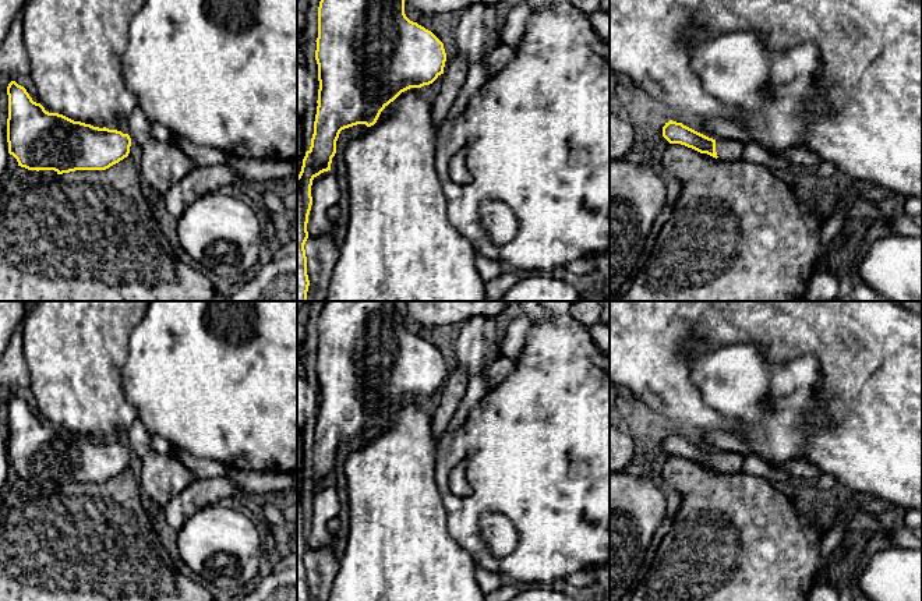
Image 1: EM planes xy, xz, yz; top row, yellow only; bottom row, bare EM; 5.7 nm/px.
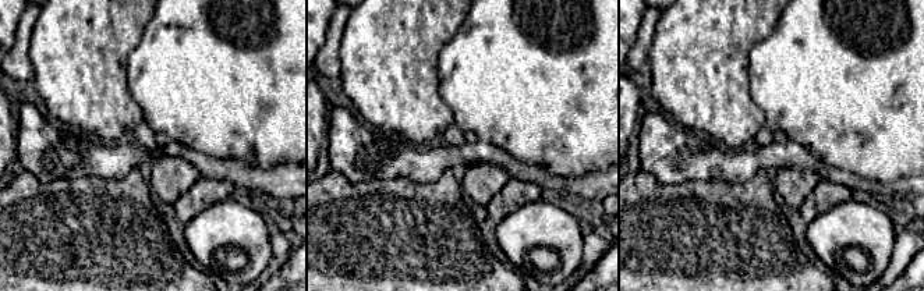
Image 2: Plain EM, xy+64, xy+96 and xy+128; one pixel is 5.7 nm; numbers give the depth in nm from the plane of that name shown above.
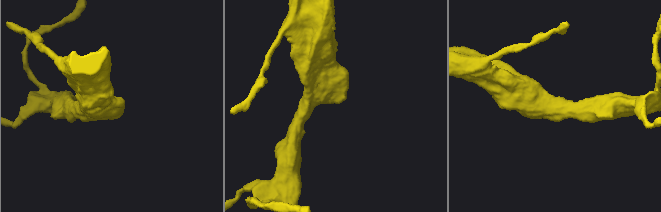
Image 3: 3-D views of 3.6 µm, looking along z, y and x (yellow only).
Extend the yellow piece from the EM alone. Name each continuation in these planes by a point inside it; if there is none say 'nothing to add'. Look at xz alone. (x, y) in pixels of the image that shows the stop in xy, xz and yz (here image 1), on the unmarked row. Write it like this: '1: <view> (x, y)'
nothing to add

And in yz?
1: yz (728, 463)

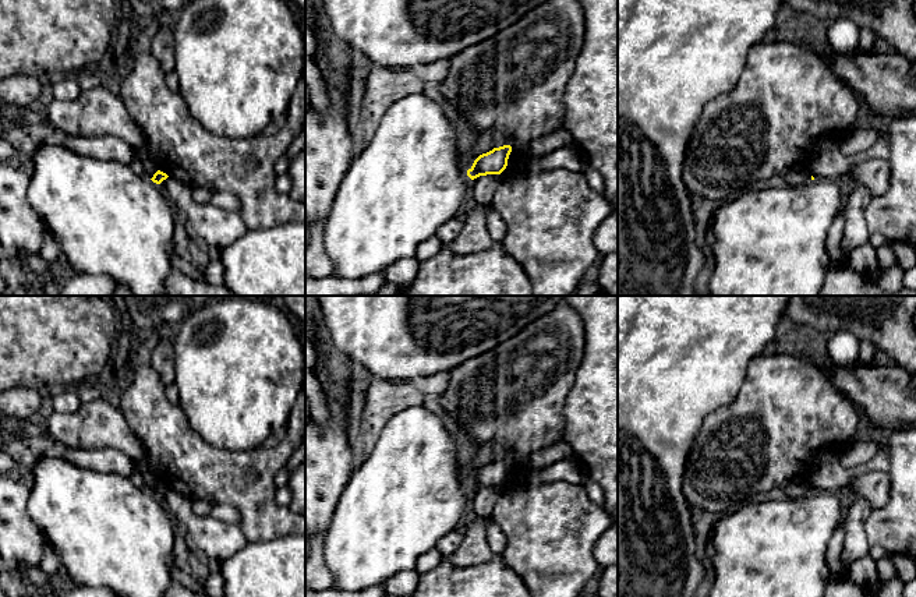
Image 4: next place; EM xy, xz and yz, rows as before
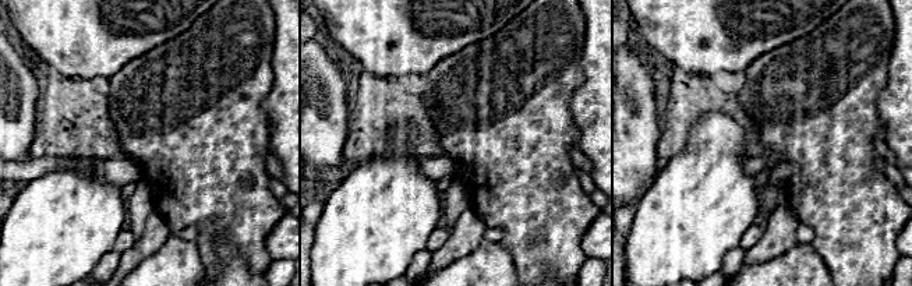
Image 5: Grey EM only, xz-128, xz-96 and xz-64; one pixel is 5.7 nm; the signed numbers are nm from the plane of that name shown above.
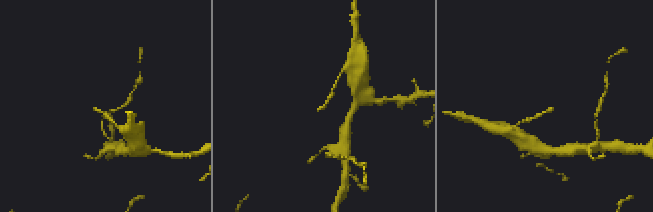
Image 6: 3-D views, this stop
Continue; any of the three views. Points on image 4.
nothing to add

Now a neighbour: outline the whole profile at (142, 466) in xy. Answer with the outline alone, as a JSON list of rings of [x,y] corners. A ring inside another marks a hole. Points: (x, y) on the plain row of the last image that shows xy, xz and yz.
[[[142,456],[137,463],[137,469],[139,470],[141,476],[144,477],[144,481],[146,484],[146,490],[152,491],[153,487],[158,484],[156,477],[152,474],[148,460],[145,456]]]

